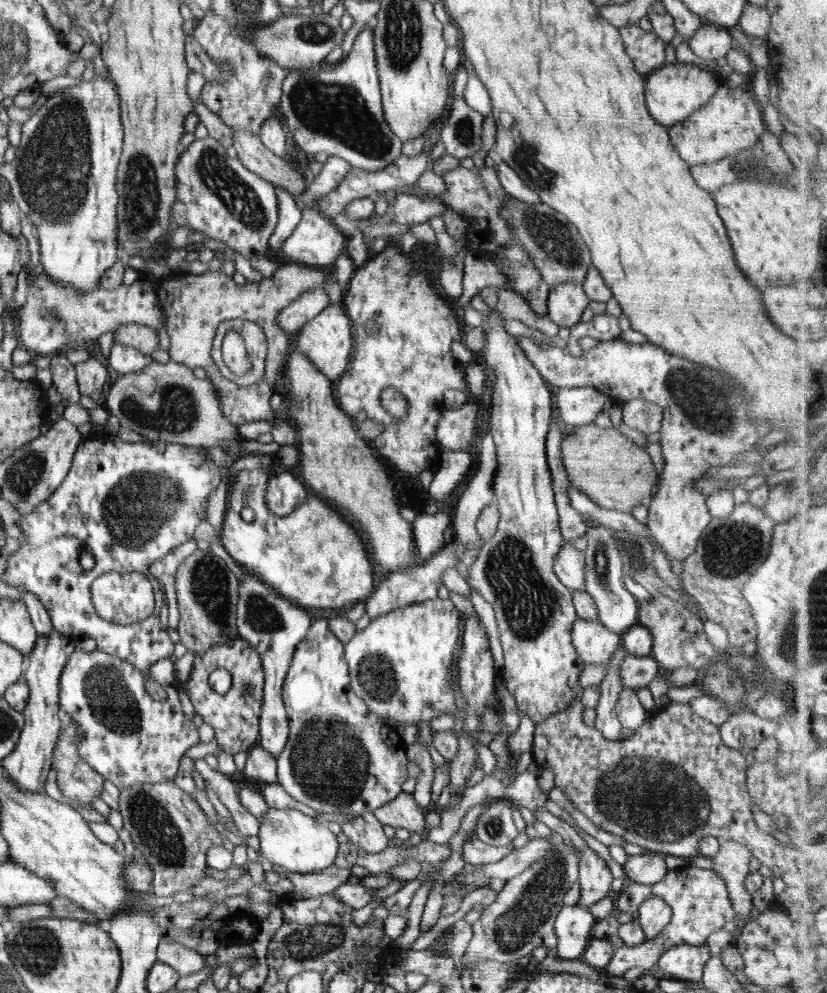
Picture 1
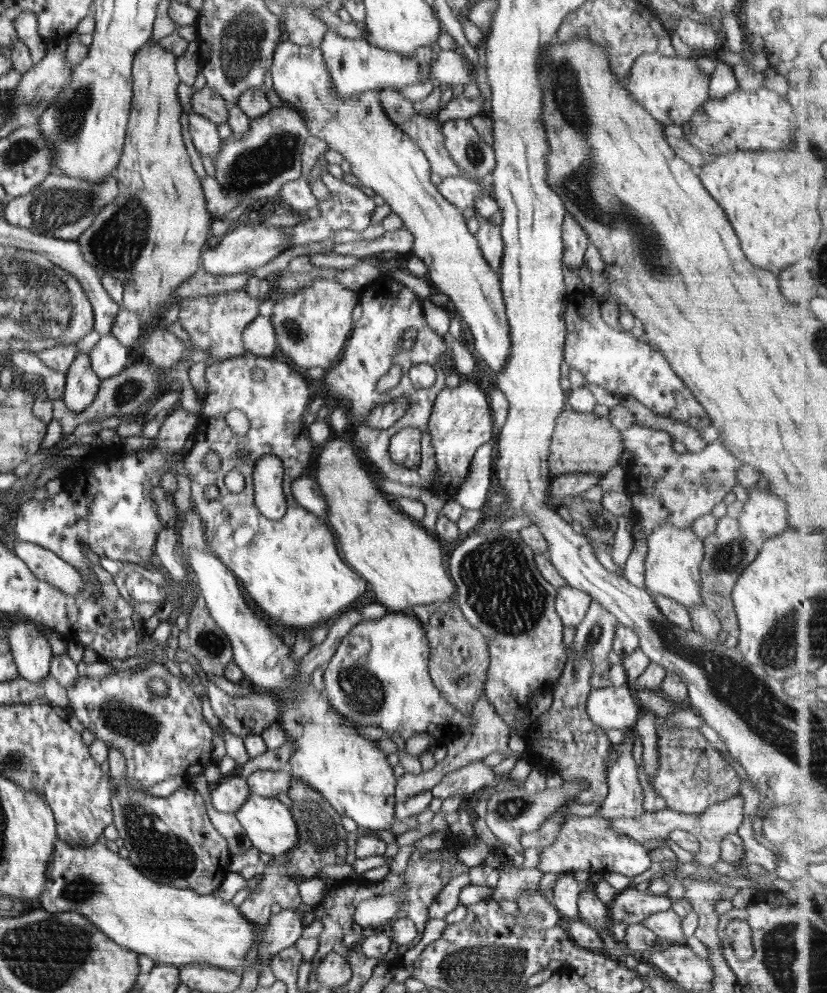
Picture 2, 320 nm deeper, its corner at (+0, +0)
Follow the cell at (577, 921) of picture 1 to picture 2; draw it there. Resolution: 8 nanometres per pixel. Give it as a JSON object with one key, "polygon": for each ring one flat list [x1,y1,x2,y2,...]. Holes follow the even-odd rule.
{"polygon":[[557,873,557,879,553,886,552,904,559,910,560,916,578,918,577,902,581,893,580,883,575,874]]}

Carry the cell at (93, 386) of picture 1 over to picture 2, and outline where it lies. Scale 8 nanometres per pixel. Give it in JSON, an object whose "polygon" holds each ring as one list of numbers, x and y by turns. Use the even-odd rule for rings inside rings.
{"polygon":[[113,335,101,336,89,353,93,372,101,381,120,374,127,367,128,351]]}

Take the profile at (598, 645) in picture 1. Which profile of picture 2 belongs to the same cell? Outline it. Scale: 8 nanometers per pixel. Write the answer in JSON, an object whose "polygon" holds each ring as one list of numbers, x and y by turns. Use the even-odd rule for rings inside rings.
{"polygon":[[568,585,563,587,557,589,555,608,564,626,576,628,585,618,592,599,588,594]]}

